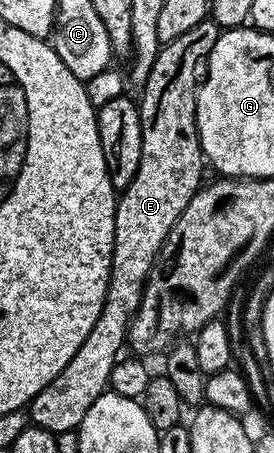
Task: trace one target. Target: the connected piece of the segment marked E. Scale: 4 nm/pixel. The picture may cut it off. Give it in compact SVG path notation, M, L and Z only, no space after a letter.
M207 18L200 22L200 26L192 26L192 30L187 30L186 33L180 34L180 38L172 38L172 42L168 42L159 47L156 62L152 62L152 74L148 74L146 84L140 88L140 94L142 94L142 100L140 99L140 103L138 104L140 130L142 131L140 166L136 169L136 178L132 178L132 182L128 182L128 186L121 189L120 195L117 197L114 206L114 253L110 259L110 281L108 282L108 290L106 291L106 301L102 307L100 318L96 318L96 326L92 326L92 330L88 330L88 338L84 338L80 350L76 350L76 354L72 354L72 362L68 362L68 366L64 366L64 370L60 370L60 374L56 378L52 378L52 382L48 382L48 386L44 386L44 390L40 390L40 394L36 394L36 398L30 400L28 405L28 413L30 412L29 423L33 425L33 427L43 428L55 434L75 431L84 422L84 414L88 414L92 402L96 402L96 398L100 398L103 392L107 391L110 375L112 374L112 366L120 359L124 349L127 347L130 320L138 313L138 307L142 301L142 291L146 288L146 279L150 276L150 268L153 266L154 260L157 258L158 252L162 248L162 244L168 238L172 226L176 226L180 214L184 214L188 202L192 202L192 198L204 184L204 179L202 180L202 164L204 168L204 157L202 155L202 143L198 137L198 123L196 122L196 102L198 101L196 93L198 85L206 70L206 60L210 57L212 46L216 46L219 35L220 29L218 25L214 23L213 19Z

